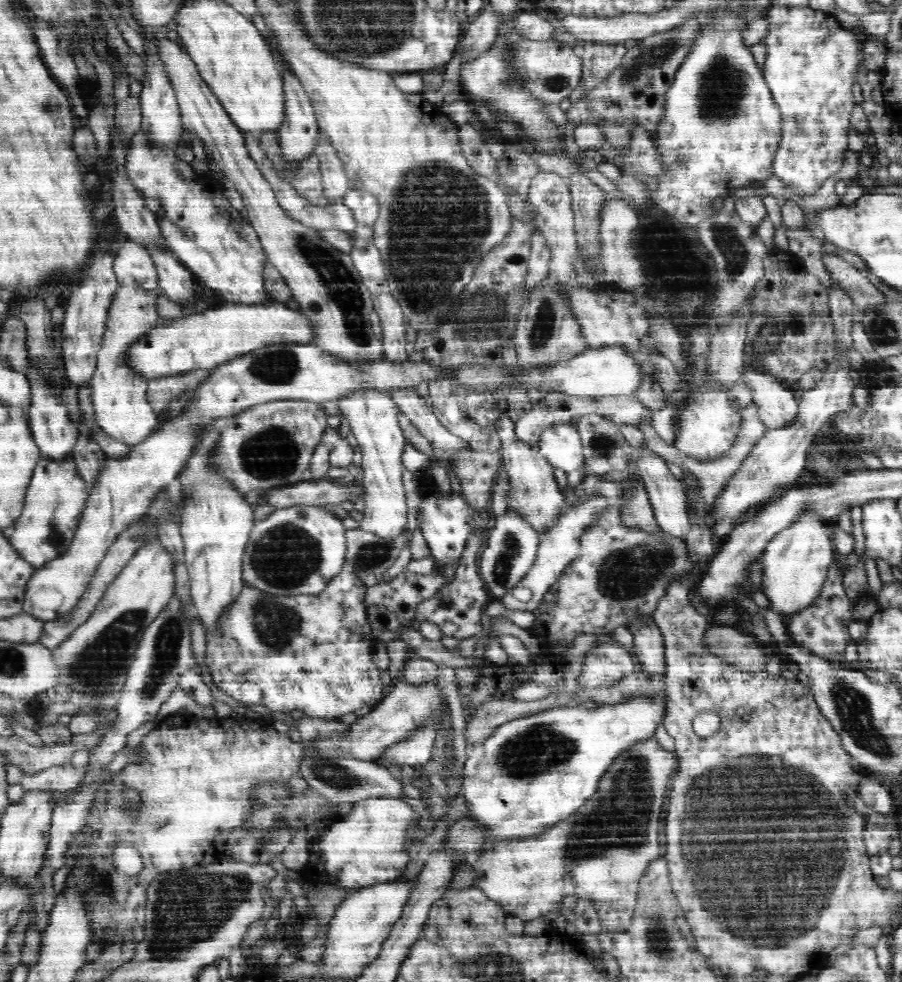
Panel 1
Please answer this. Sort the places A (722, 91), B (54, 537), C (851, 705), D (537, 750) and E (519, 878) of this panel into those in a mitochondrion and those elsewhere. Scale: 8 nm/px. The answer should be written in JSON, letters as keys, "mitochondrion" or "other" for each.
{"A":"mitochondrion","B":"mitochondrion","C":"mitochondrion","D":"mitochondrion","E":"other"}

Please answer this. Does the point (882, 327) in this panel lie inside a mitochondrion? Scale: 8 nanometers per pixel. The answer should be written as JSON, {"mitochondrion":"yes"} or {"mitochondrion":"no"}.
{"mitochondrion":"yes"}

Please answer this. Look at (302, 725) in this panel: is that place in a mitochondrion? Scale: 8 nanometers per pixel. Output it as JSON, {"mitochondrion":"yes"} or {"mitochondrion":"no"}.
{"mitochondrion":"no"}

